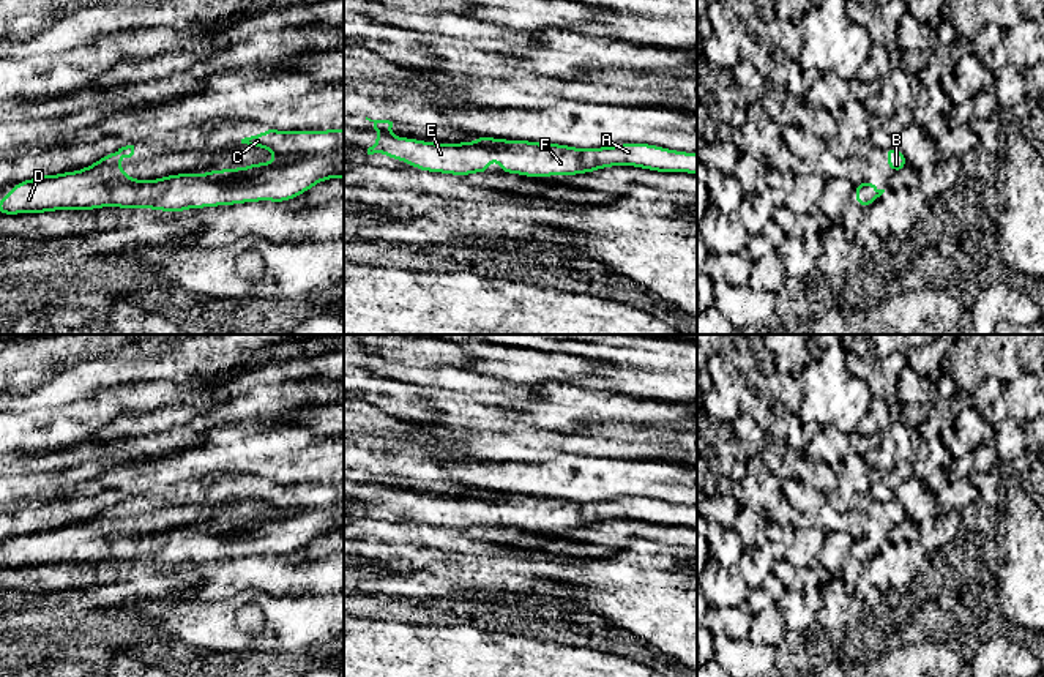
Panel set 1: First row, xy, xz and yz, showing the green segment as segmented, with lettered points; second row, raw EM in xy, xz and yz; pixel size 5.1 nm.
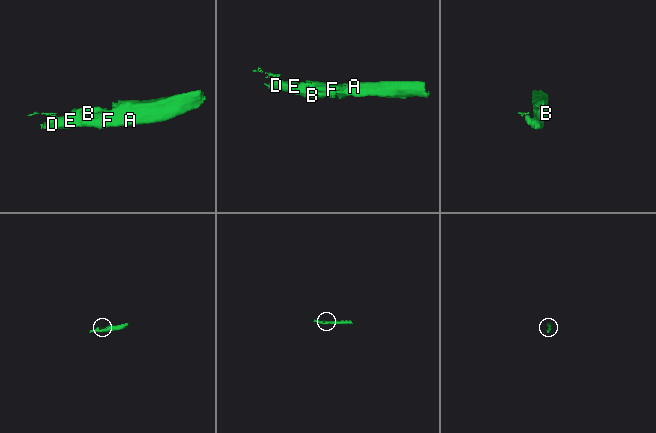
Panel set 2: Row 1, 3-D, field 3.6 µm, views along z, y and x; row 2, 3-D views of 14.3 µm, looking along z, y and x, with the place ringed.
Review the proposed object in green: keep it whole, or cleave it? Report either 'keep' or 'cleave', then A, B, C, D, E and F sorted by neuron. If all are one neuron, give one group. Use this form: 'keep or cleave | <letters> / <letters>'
keep | A B C D E F

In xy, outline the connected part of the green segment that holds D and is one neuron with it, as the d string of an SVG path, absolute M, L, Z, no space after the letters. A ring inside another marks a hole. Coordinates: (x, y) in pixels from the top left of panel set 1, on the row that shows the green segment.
M265 129L241 144L276 153L270 163L213 169L208 174L175 174L142 181L121 172L120 156L131 158L134 145L121 147L77 172L24 180L0 199L0 215L96 210L101 207L150 208L178 213L188 208L246 202L285 202L323 180L344 178L344 129ZM252 175L229 186L233 177Z

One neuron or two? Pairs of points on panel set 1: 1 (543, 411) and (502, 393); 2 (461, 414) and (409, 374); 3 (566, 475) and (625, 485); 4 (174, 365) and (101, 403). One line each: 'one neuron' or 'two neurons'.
1: two neurons
2: two neurons
3: one neuron
4: two neurons

